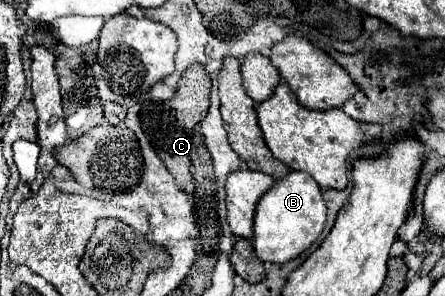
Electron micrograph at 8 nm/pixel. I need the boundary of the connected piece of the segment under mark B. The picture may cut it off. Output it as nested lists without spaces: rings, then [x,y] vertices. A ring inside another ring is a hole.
[[[292,170],[282,180],[274,182],[274,186],[264,194],[264,198],[258,200],[254,212],[254,236],[252,236],[256,256],[262,262],[284,264],[312,246],[312,242],[322,232],[324,222],[326,222],[326,206],[320,186],[314,182],[310,174]]]

